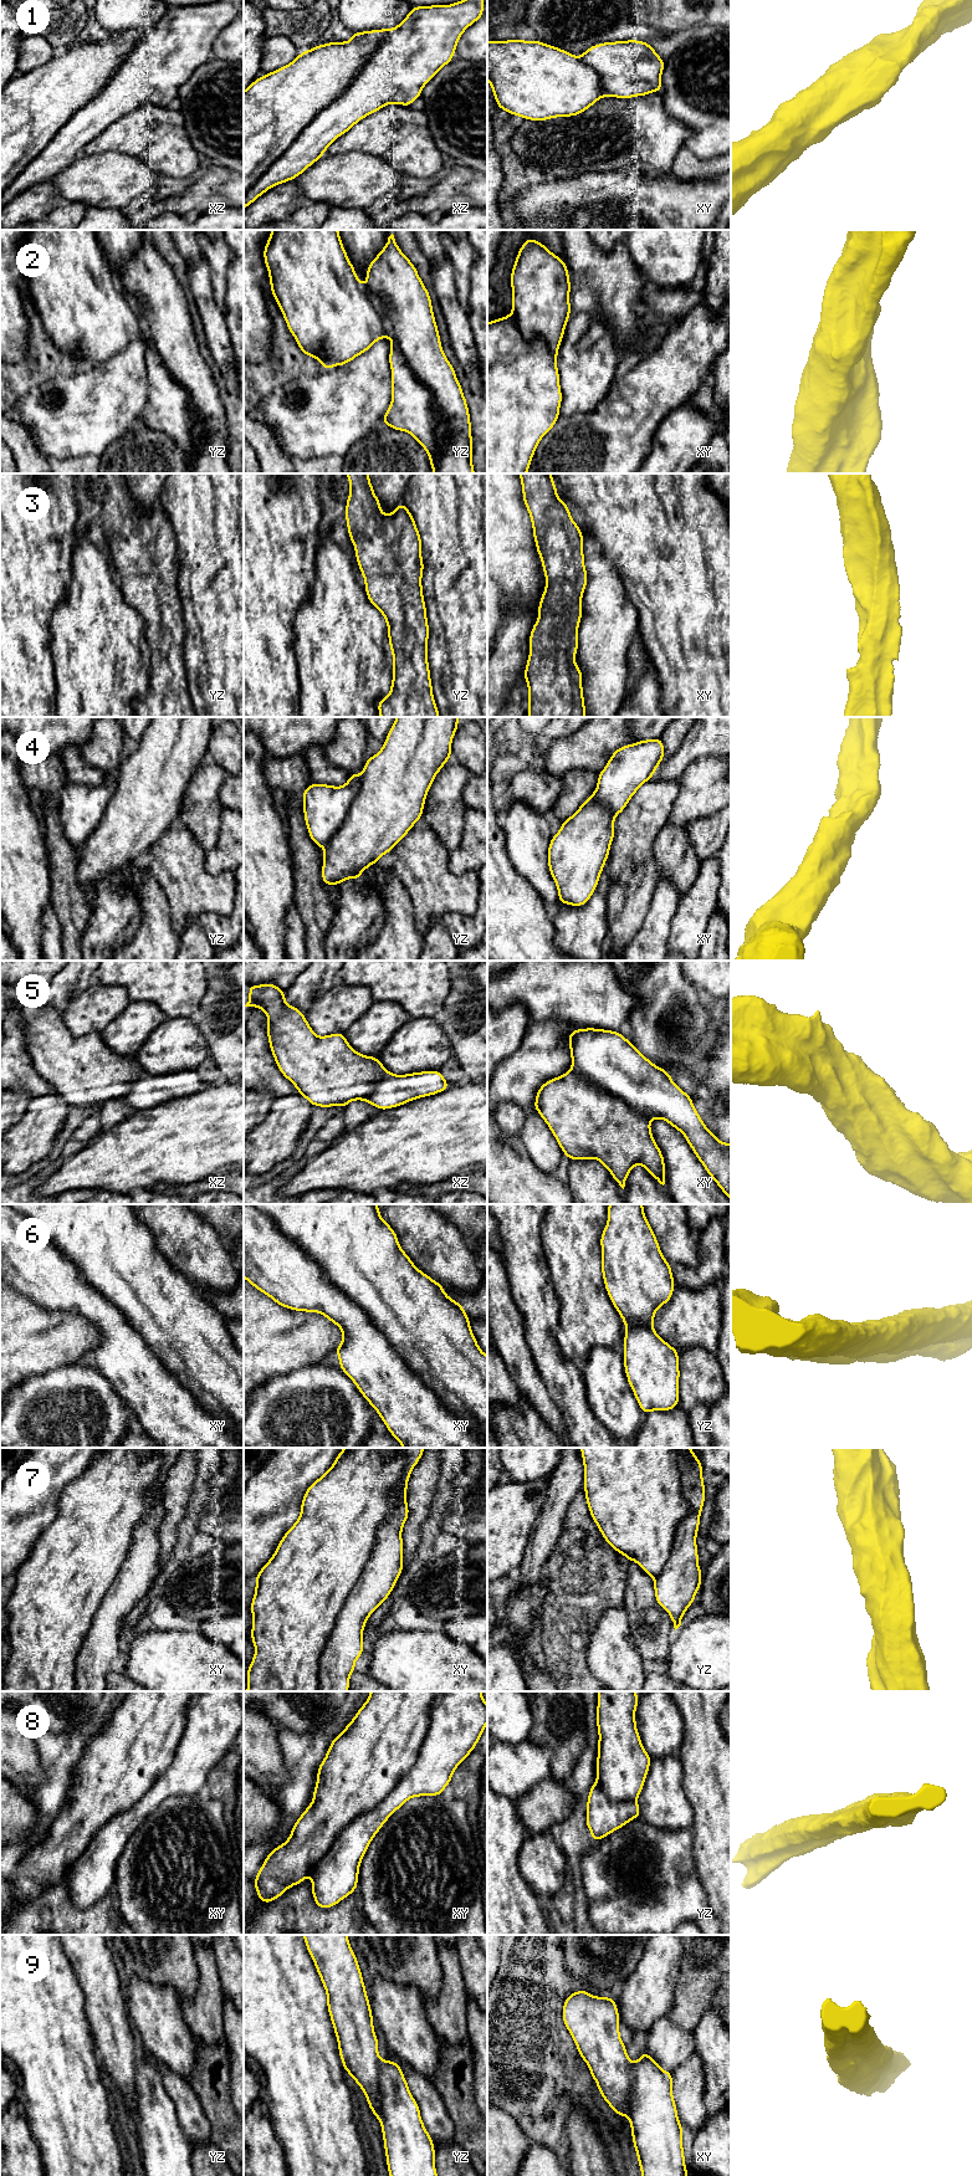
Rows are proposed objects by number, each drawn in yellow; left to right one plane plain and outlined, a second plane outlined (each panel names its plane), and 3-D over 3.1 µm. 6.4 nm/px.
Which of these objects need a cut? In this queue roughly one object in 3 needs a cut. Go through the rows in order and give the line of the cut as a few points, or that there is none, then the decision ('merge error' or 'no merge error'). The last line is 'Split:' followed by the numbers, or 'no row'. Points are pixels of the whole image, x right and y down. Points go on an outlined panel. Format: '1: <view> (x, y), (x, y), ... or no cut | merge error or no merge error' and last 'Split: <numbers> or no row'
1: no cut | no merge error
2: no cut | no merge error
3: no cut | no merge error
4: no cut | no merge error
5: no cut | no merge error
6: no cut | no merge error
7: no cut | no merge error
8: no cut | no merge error
9: no cut | no merge error
Split: no row

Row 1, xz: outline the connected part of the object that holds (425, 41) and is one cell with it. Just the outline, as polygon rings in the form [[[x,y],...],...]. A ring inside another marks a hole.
[[[461,0],[451,5],[414,6],[394,29],[353,31],[352,40],[317,45],[285,67],[256,78],[244,91],[244,210],[268,189],[301,175],[360,119],[387,104],[409,107],[421,97],[423,87],[452,61],[465,30],[484,16],[482,5],[484,0]]]

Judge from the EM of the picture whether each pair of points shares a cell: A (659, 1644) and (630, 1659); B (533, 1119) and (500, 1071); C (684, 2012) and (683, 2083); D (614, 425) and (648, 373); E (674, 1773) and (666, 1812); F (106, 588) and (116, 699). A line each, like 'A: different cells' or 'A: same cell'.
A: different cells
B: different cells
C: different cells
D: same cell
E: same cell
F: same cell

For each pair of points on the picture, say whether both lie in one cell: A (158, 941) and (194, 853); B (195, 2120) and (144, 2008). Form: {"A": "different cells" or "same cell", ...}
{"A": "same cell", "B": "same cell"}

